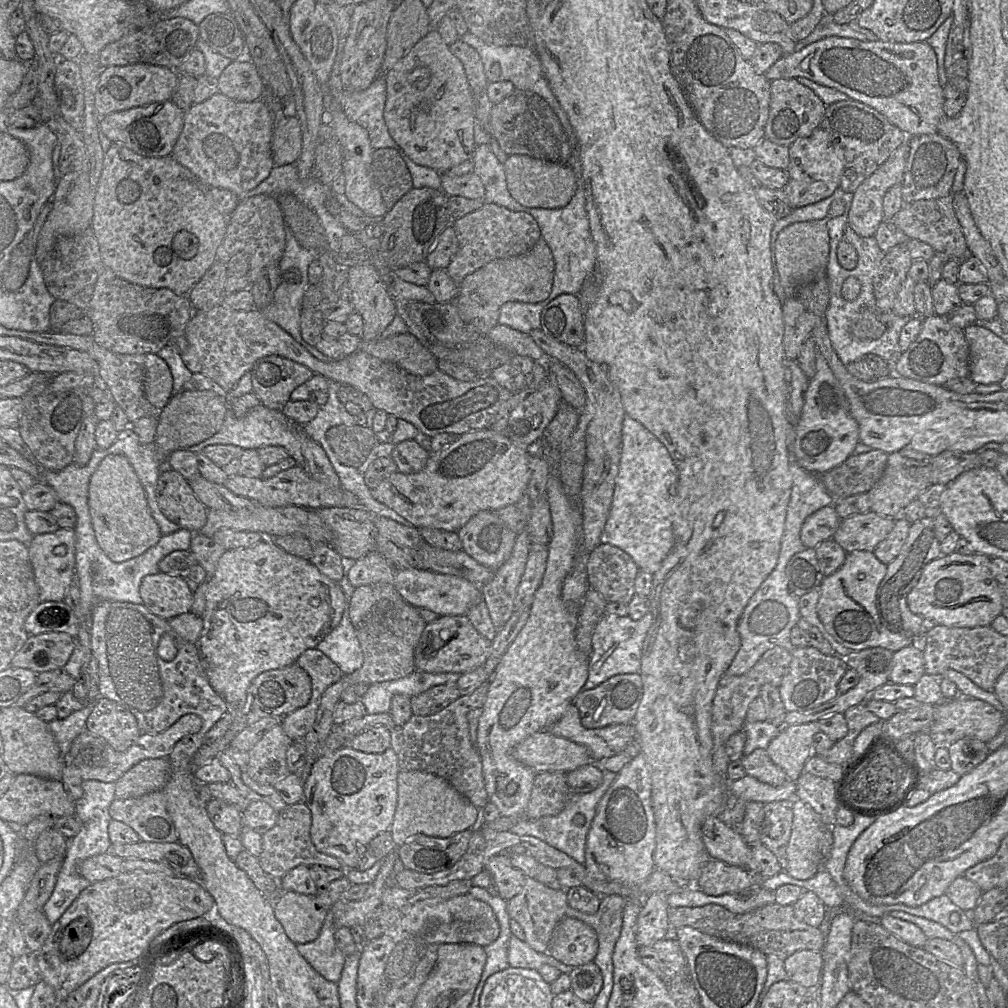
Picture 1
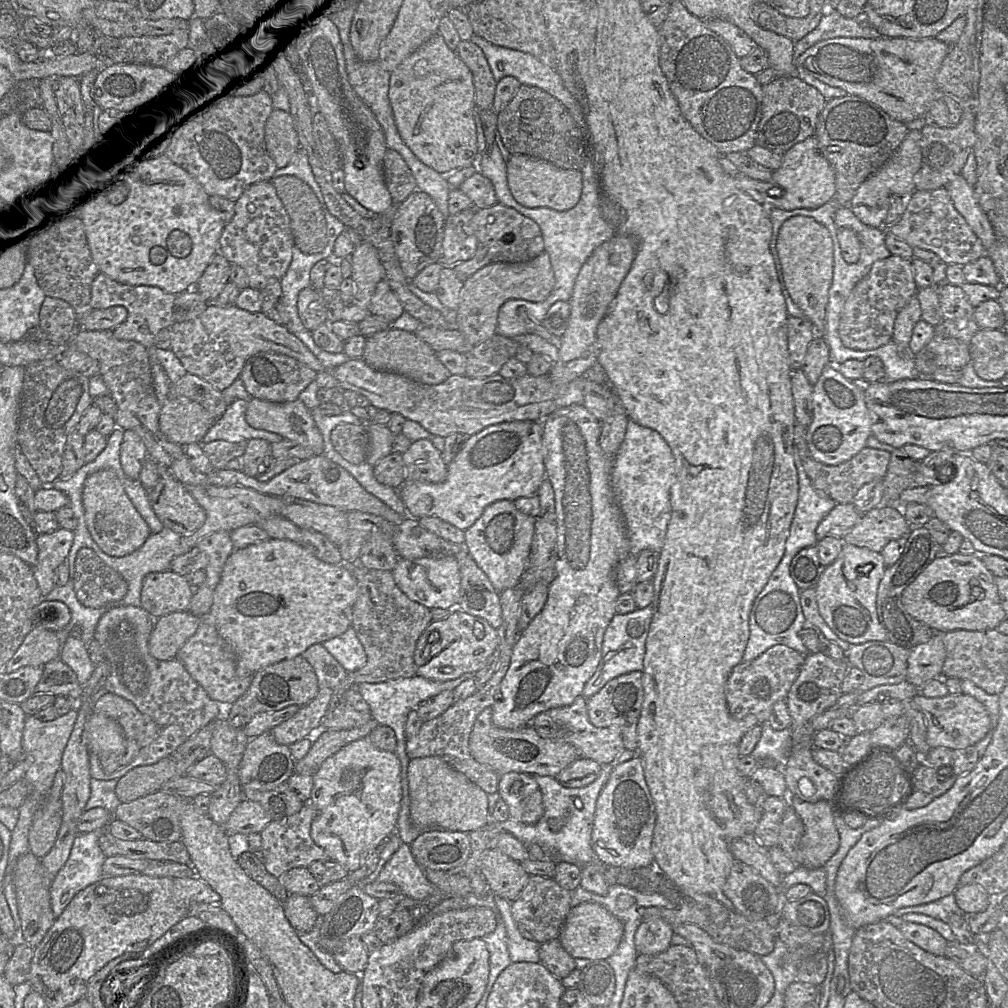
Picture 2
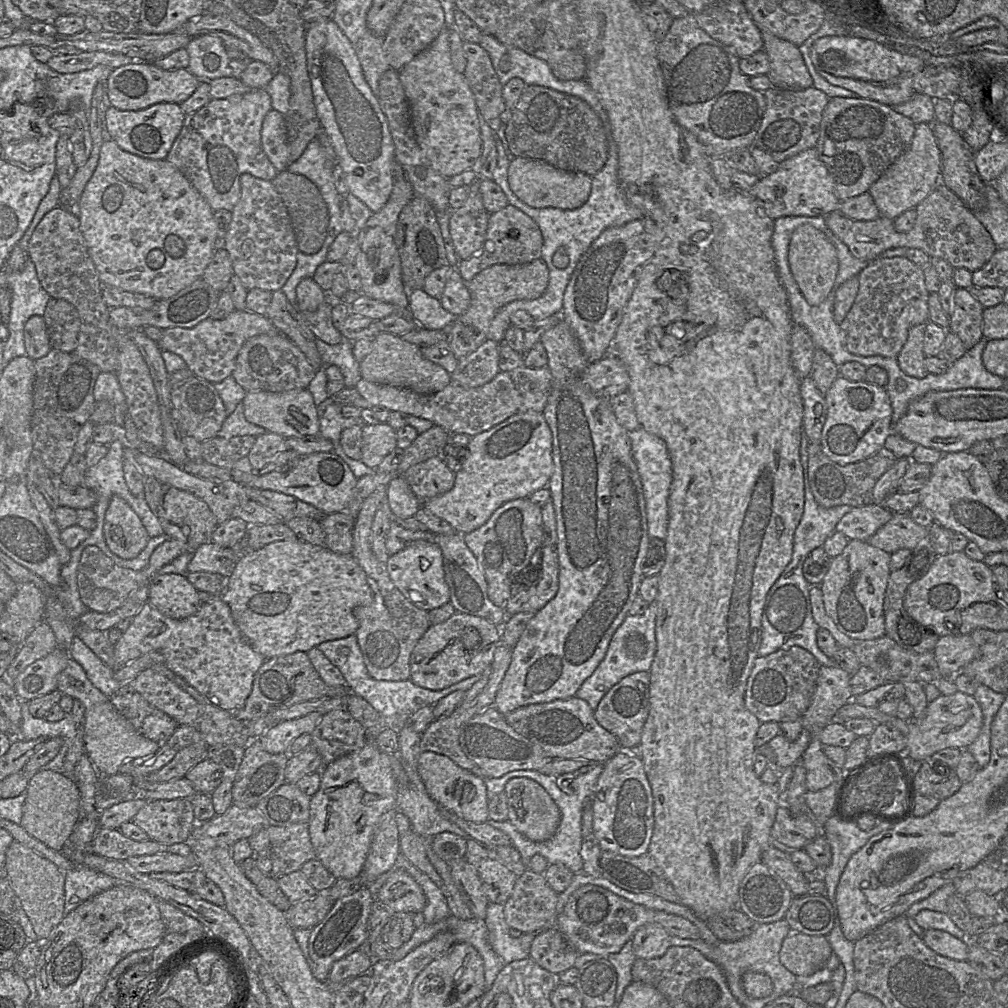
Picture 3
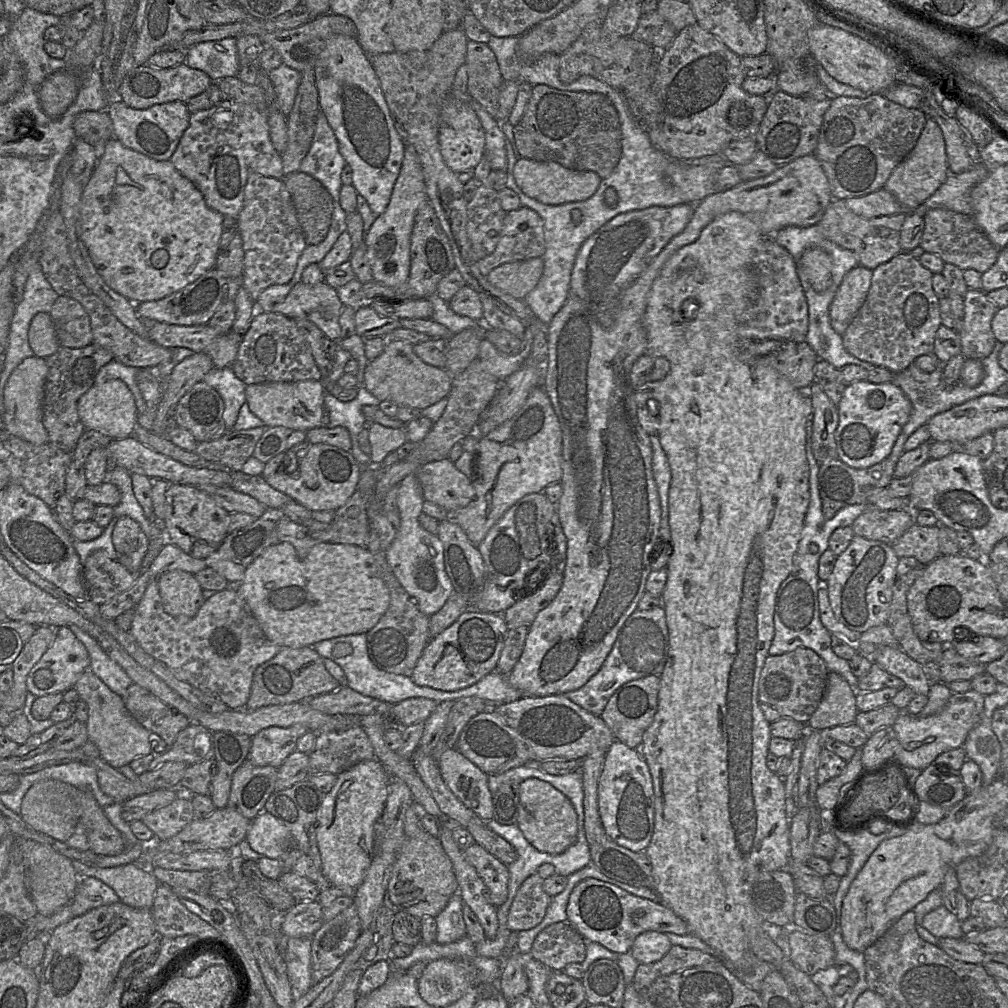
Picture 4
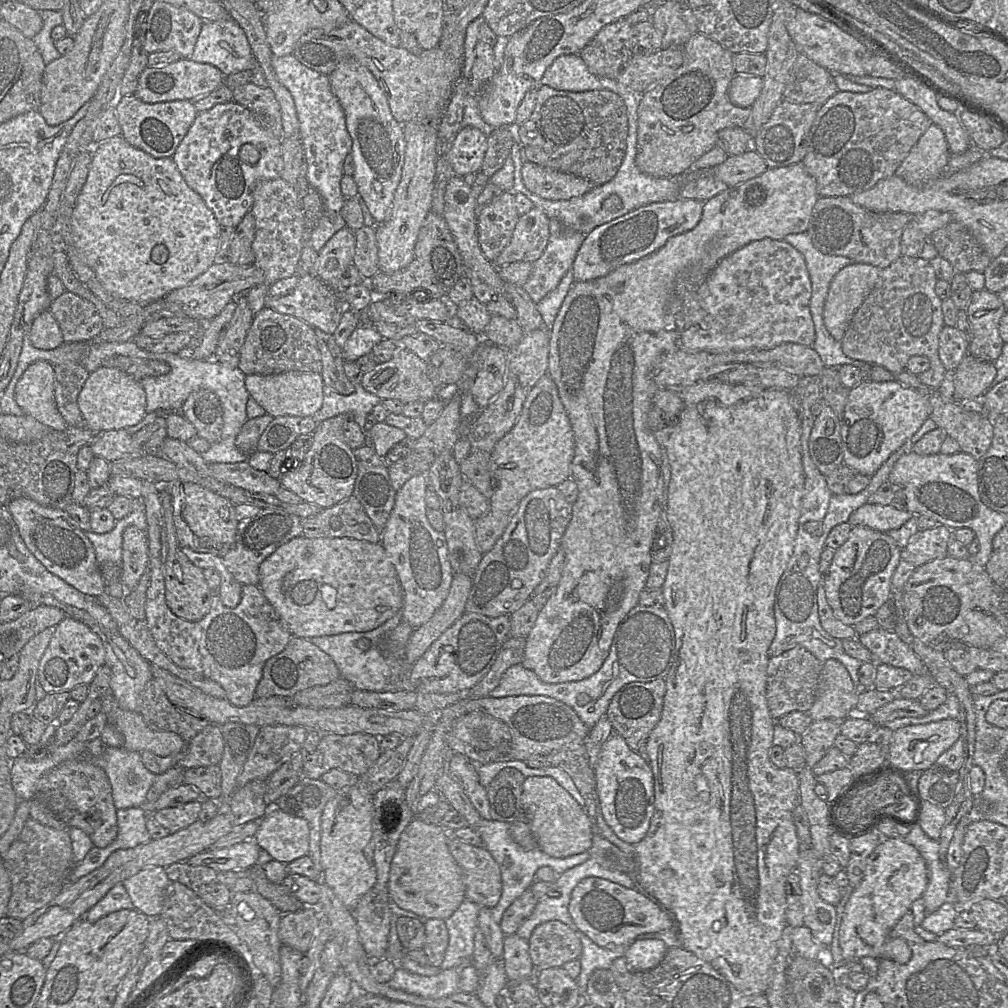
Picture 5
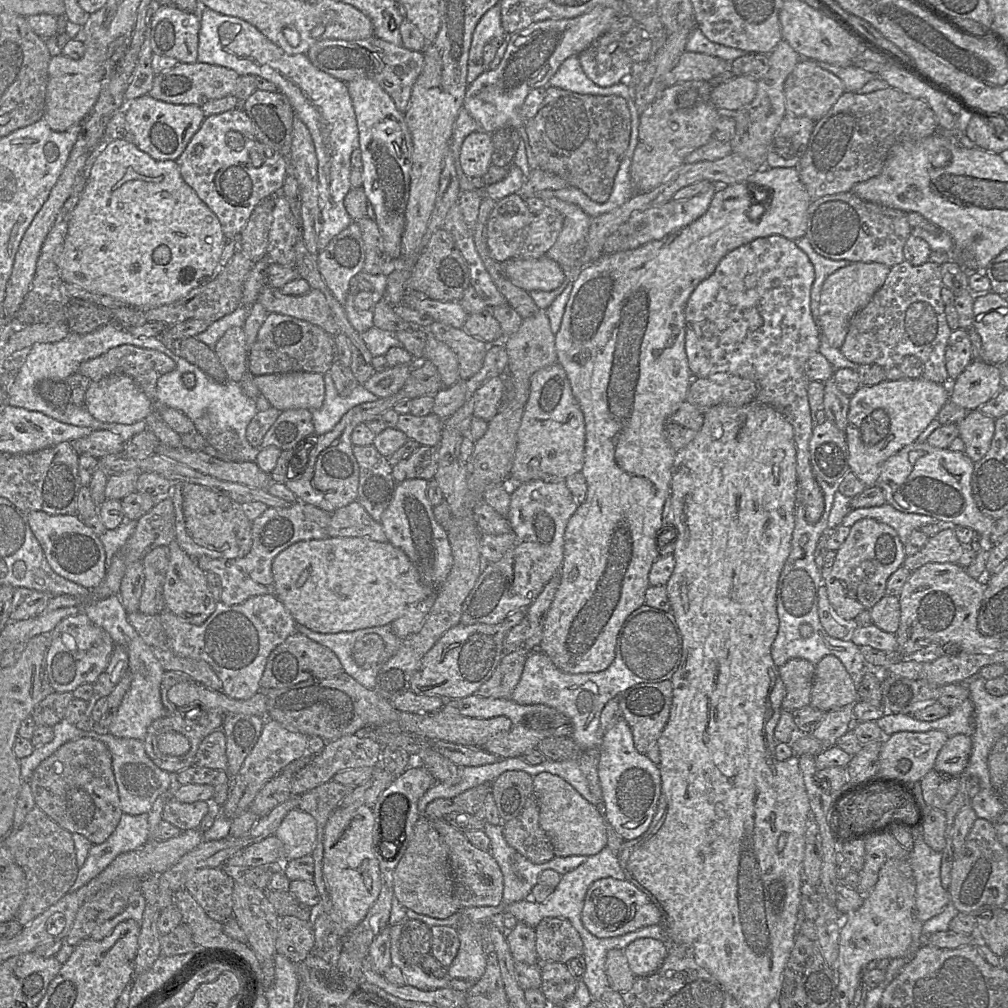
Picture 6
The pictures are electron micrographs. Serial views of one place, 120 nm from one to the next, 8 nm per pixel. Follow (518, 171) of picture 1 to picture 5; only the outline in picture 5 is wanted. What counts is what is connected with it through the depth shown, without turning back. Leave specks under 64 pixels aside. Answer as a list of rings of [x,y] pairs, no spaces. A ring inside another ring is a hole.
[[[530,161],[523,163],[522,179],[529,191],[547,200],[567,200],[581,196],[596,187],[582,177]]]

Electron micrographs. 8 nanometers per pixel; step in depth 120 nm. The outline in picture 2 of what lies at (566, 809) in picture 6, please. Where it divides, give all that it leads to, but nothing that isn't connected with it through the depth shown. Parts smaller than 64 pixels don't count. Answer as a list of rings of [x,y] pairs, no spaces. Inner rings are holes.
[[[513,771],[500,775],[498,794],[508,807],[510,819],[535,824],[544,814],[542,792],[533,775]]]

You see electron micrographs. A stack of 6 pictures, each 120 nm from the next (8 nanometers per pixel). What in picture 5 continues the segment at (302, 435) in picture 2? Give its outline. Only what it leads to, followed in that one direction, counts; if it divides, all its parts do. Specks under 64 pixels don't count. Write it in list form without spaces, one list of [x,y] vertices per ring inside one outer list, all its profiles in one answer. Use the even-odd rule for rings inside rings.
[[[285,372],[273,375],[248,375],[245,388],[265,412],[270,416],[313,417],[323,403],[323,379],[321,374],[312,372]]]

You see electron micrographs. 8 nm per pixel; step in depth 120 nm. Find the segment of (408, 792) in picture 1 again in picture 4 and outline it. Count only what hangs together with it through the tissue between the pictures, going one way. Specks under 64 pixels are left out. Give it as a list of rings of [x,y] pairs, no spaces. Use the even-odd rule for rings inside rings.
[[[456,748],[445,751],[437,761],[441,776],[456,798],[483,821],[493,819],[488,776]]]

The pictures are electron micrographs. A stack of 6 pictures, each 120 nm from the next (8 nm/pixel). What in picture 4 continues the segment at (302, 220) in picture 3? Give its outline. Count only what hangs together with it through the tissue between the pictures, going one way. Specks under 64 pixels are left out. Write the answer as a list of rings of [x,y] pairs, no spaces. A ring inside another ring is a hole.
[[[296,171],[282,179],[295,206],[307,246],[320,244],[331,224],[330,193],[318,180],[303,172]]]

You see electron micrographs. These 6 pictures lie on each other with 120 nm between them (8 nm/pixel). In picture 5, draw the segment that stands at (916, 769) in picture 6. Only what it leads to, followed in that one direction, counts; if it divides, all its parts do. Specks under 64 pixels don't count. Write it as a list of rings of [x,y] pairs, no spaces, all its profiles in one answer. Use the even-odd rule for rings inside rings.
[[[943,719],[936,722],[931,722],[925,725],[910,725],[899,728],[893,731],[891,743],[888,752],[888,759],[884,764],[888,767],[895,768],[899,771],[910,772],[920,771],[924,772],[936,764],[938,757],[947,751],[961,736],[961,724],[956,719]]]

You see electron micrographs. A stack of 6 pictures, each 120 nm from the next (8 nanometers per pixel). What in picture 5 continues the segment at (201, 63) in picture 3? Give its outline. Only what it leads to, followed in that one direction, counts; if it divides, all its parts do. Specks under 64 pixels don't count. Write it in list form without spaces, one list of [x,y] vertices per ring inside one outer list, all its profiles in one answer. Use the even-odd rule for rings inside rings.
[[[231,18],[203,22],[190,59],[215,66],[225,77],[258,67],[243,29]]]

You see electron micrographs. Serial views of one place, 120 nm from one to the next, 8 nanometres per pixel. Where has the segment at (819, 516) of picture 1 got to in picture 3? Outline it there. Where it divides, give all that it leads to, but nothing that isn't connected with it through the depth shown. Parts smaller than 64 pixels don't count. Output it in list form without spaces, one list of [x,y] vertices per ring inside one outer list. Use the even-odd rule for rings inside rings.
[[[869,504],[853,507],[836,525],[849,540],[867,541],[880,527],[893,516],[893,512],[882,504]]]

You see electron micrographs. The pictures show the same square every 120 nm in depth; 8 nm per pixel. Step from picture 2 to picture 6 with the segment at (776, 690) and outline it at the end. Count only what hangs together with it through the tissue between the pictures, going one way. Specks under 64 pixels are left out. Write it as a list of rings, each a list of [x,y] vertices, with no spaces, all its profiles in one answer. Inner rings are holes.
[[[793,658],[778,668],[779,676],[786,689],[781,704],[783,711],[793,712],[810,705],[815,666],[805,659]]]

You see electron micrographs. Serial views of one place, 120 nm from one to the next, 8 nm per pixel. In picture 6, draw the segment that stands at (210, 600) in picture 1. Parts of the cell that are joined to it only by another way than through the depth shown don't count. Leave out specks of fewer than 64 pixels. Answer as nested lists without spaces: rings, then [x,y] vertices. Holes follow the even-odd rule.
[[[328,537],[296,542],[274,558],[272,574],[272,592],[296,623],[319,633],[347,632],[392,624],[409,607],[434,592],[434,588],[423,581],[401,549],[390,542],[377,542],[365,537]]]

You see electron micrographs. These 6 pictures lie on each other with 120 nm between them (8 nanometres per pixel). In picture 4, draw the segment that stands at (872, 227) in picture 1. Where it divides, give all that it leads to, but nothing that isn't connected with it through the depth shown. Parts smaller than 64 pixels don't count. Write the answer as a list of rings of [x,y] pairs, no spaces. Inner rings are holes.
[[[927,118],[914,148],[893,170],[884,188],[893,194],[907,210],[915,210],[944,183],[948,175],[948,161],[943,133],[932,118]]]

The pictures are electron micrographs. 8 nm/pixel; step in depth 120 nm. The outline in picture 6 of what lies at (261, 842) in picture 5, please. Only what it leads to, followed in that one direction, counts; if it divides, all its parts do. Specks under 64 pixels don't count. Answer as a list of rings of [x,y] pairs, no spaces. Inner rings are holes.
[[[291,810],[274,833],[283,844],[284,862],[311,855],[315,848],[317,826],[307,812]]]

